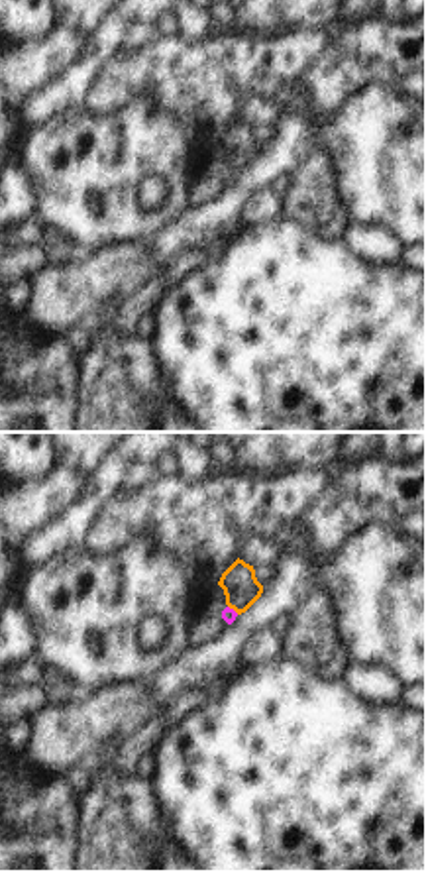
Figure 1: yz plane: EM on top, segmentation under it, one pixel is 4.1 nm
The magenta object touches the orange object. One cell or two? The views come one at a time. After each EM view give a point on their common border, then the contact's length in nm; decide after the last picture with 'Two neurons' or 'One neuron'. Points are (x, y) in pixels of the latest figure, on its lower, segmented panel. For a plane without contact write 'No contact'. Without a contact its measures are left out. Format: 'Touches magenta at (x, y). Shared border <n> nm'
Touches magenta at (232, 609). Shared border 60 nm

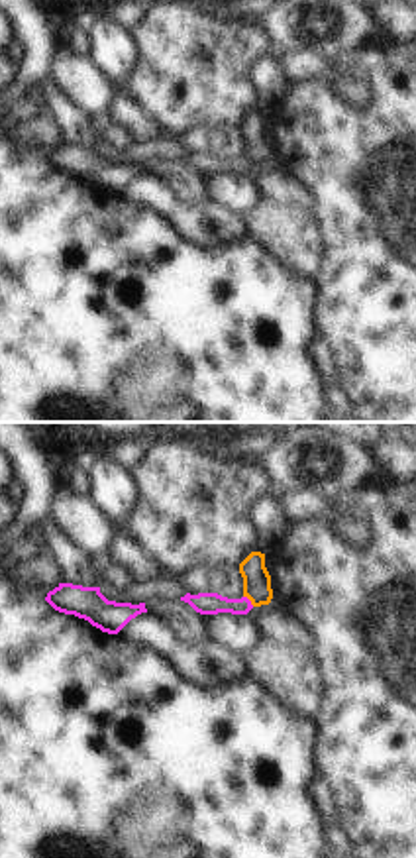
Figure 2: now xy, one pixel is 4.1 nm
Touches magenta at (250, 601). Shared border 60 nm

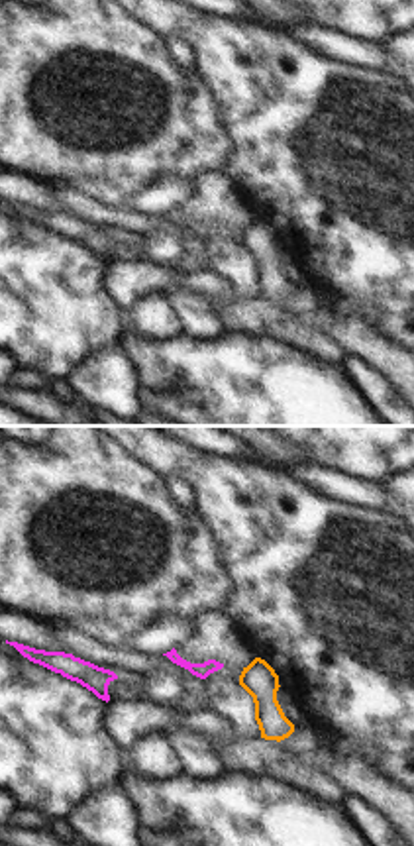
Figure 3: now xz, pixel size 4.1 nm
No contact

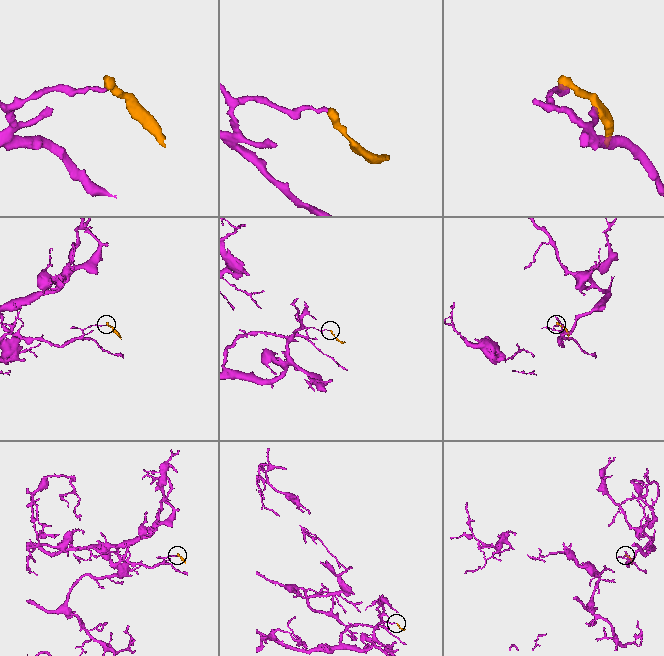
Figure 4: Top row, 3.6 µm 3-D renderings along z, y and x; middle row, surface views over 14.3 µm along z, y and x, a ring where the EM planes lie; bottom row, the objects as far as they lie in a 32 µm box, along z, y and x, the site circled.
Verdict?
Two neurons

